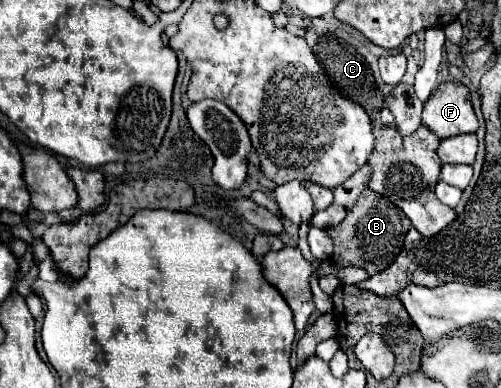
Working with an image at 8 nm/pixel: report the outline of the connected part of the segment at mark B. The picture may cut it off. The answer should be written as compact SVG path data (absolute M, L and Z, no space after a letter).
M366 188L360 198L356 200L354 208L346 214L346 218L334 226L328 228L328 236L334 242L334 254L332 254L332 262L340 268L346 266L358 266L364 268L370 276L386 270L394 258L400 254L402 244L404 244L404 236L406 232L412 228L408 216L396 208L390 200L386 200L384 196L372 192L370 188Z

